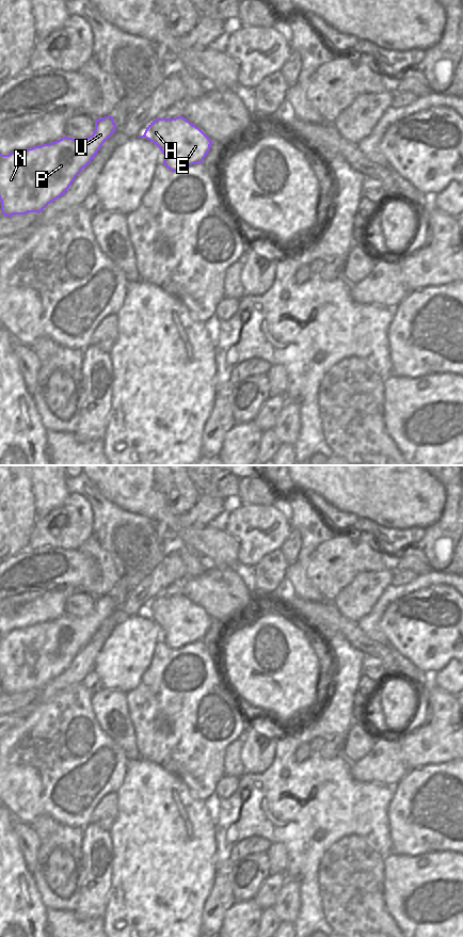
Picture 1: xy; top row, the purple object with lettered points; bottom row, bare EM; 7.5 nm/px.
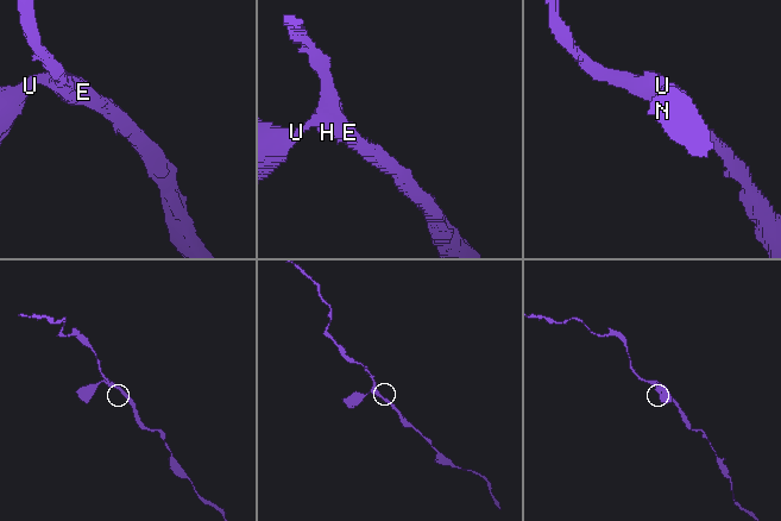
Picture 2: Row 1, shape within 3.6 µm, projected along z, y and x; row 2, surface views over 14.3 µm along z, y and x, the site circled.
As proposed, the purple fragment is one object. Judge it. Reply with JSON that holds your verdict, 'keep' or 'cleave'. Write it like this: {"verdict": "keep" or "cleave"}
{"verdict": "keep"}

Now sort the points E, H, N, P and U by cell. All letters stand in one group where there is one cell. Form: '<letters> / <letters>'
E H N P U

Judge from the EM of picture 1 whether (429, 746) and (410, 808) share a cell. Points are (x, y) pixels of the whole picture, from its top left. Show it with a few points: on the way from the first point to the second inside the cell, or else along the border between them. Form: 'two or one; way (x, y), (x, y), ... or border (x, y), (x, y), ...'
two; border (447, 761), (425, 764), (409, 769)

